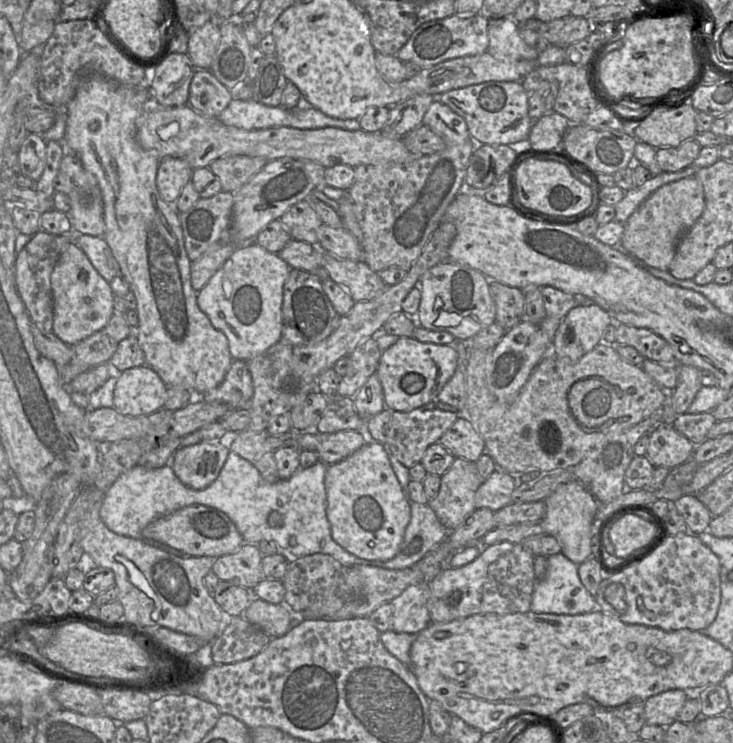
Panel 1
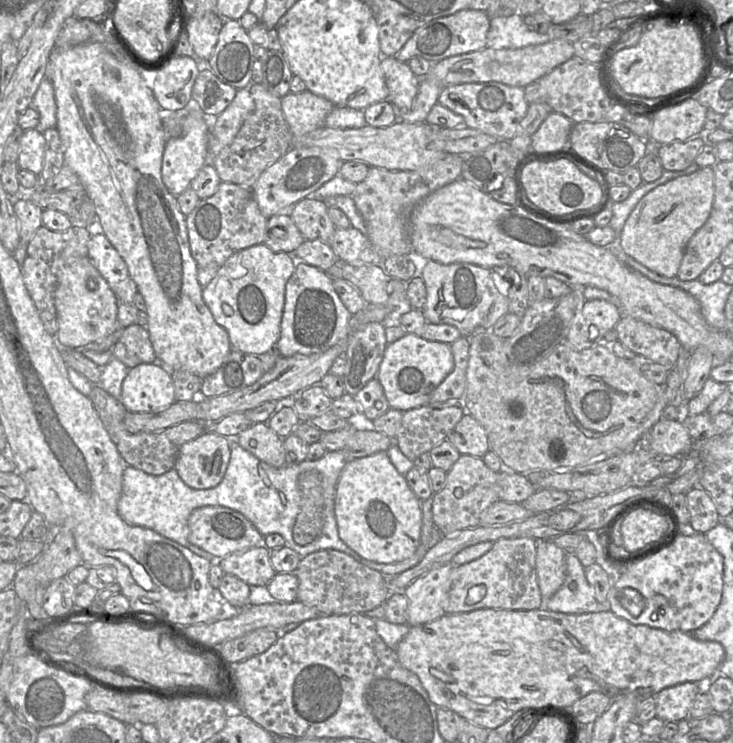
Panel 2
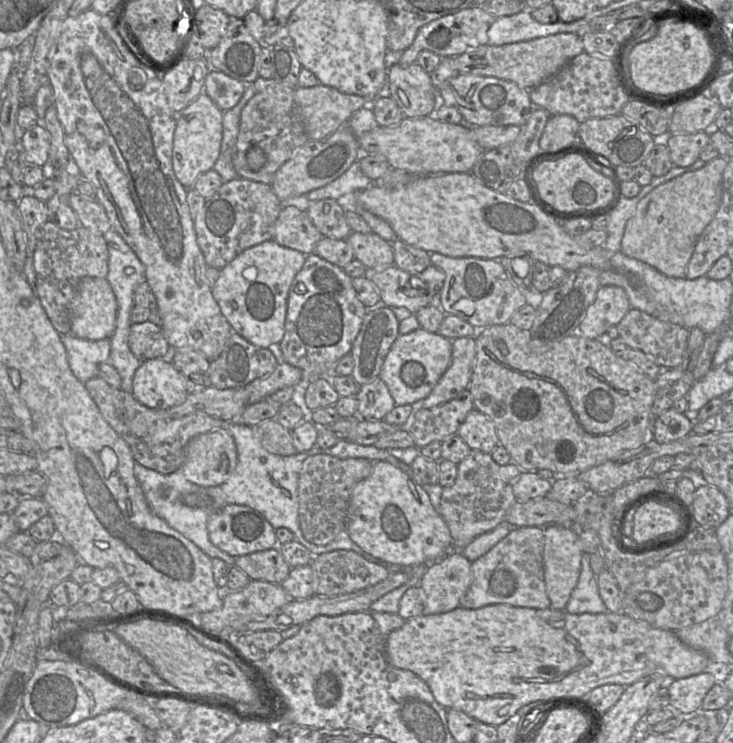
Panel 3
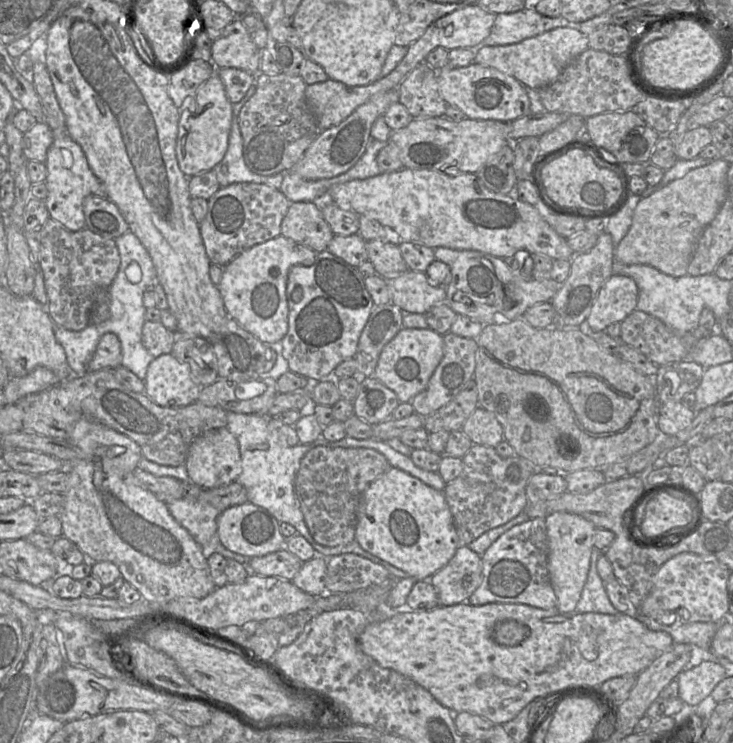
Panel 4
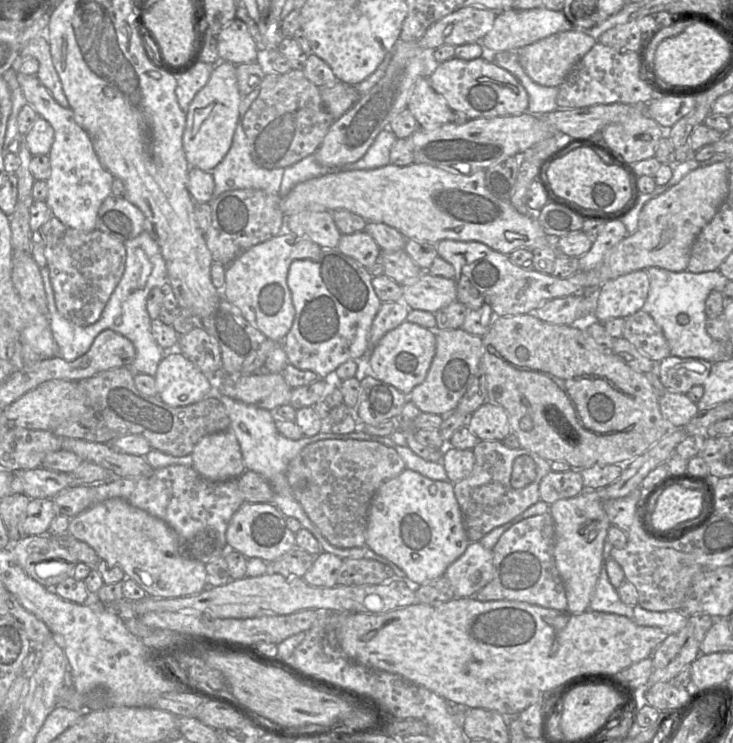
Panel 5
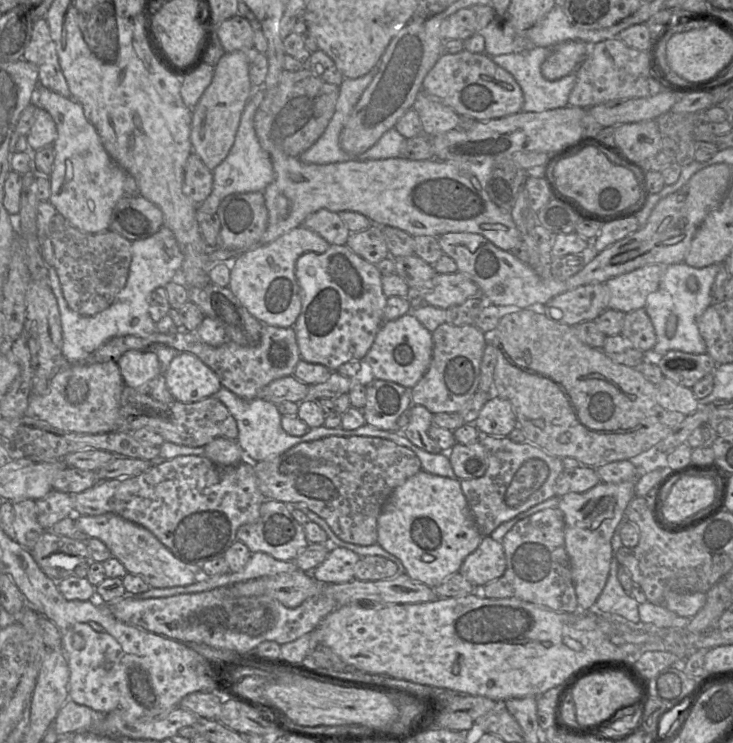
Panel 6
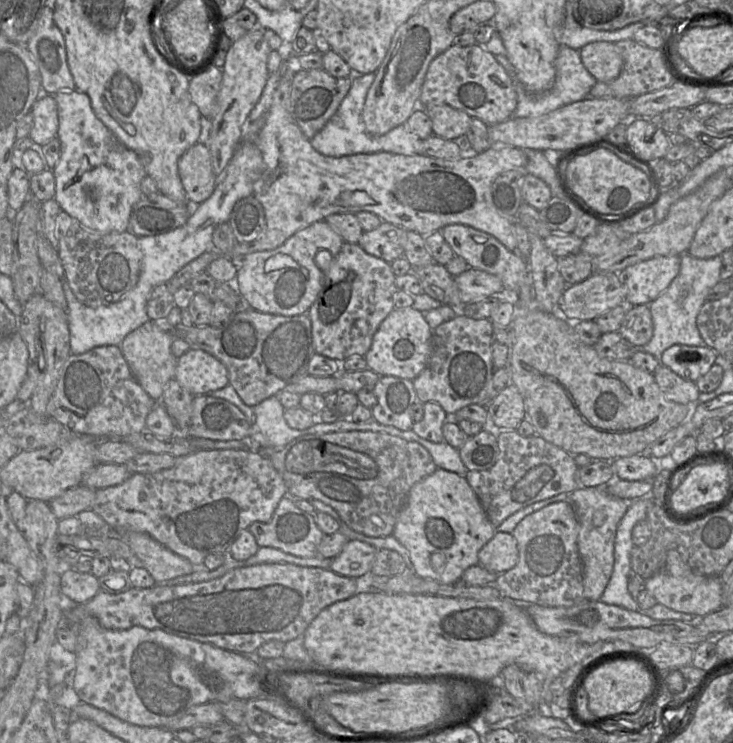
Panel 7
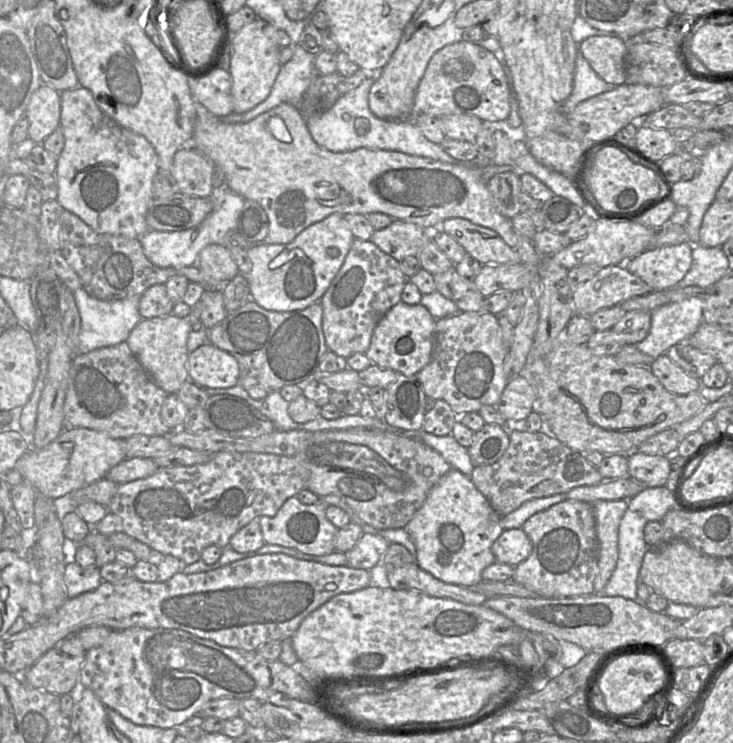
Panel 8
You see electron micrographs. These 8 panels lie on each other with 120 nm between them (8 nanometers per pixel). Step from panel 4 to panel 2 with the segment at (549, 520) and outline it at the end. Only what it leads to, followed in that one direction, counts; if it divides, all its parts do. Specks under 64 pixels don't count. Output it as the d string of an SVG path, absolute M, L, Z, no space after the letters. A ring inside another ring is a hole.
M536 540L536 571L543 602L550 599L566 578L567 554L553 540Z

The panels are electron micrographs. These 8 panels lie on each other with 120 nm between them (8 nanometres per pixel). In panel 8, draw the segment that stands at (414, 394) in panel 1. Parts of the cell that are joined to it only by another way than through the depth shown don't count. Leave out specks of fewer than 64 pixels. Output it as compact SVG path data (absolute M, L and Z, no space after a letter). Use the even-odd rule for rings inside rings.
M400 301L377 323L365 354L373 364L381 368L390 369L405 376L416 375L431 360L435 321L436 319L422 304L409 305Z

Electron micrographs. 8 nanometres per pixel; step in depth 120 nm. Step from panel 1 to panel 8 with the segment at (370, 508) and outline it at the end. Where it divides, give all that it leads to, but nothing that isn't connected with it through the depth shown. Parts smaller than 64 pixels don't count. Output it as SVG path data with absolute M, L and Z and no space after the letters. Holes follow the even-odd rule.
M451 468L404 529L416 547L420 568L442 582L469 588L483 581L482 571L496 562L492 545L503 532L500 520L471 478Z

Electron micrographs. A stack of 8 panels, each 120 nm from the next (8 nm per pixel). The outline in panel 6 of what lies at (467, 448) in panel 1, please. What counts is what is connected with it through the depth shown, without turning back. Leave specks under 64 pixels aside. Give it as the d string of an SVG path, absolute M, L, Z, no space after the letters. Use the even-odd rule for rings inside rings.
M497 395L485 403L473 424L481 433L497 437L508 436L518 426L511 403Z

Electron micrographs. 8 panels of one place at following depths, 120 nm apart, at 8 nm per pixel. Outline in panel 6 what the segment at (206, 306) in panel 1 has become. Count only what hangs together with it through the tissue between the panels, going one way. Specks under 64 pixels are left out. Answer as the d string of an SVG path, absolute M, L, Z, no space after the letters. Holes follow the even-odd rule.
M298 226L270 243L257 245L238 255L230 265L228 287L261 323L292 327L301 311L300 287L295 275L296 261L306 252L324 253L329 246L316 232L305 226Z

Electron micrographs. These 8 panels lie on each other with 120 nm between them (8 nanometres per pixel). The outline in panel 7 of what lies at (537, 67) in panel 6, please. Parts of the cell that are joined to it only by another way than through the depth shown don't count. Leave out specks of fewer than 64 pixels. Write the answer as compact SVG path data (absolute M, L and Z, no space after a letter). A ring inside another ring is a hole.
M560 45L554 61L556 76L553 86L550 89L540 93L531 93L524 88L521 82L517 79L515 68L505 55L494 56L498 63L510 75L513 86L517 92L517 106L513 117L536 117L556 110L564 105L583 100L589 95L591 88L597 82L595 77L583 65L579 50L565 45Z

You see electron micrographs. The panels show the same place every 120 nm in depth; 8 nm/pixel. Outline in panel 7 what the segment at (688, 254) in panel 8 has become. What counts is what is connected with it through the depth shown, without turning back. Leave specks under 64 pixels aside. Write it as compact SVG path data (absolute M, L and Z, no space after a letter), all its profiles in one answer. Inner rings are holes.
M658 256L623 269L618 278L626 289L625 304L652 303L679 274L680 264L681 256Z

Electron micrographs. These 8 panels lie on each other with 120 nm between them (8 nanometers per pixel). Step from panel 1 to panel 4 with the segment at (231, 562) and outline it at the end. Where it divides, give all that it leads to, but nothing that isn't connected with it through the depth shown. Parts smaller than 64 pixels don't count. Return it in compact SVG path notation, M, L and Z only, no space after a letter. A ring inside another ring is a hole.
M281 548L264 556L250 558L247 566L252 574L290 581L301 569L303 563L296 555Z

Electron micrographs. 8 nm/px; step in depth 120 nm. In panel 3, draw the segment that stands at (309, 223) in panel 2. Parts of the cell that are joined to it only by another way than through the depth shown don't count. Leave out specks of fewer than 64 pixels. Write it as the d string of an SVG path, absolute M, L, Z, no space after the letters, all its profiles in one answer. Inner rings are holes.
M335 199L313 202L306 211L323 237L346 240L352 232L345 217L345 205Z

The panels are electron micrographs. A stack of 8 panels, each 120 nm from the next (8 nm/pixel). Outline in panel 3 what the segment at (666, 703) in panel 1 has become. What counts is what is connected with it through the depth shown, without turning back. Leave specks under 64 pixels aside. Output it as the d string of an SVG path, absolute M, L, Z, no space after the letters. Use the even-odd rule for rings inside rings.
M703 671L699 674L692 675L685 678L679 678L675 680L668 680L667 685L662 687L667 687L669 691L669 706L675 708L683 713L689 713L698 710L701 707L702 701L708 691L716 683L715 678L712 674Z

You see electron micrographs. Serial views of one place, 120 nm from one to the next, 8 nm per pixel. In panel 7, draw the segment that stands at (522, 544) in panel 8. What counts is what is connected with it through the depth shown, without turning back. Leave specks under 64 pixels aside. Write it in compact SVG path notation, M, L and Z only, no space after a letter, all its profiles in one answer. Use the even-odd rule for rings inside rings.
M496 532L478 553L479 564L495 574L515 567L519 561L517 541L512 533Z

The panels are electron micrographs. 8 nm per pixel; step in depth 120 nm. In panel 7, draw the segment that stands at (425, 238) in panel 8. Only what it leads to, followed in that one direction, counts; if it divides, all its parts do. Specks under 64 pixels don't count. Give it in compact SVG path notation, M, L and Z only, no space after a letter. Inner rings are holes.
M389 222L382 223L374 230L363 232L358 245L368 254L391 263L404 257L407 230Z

